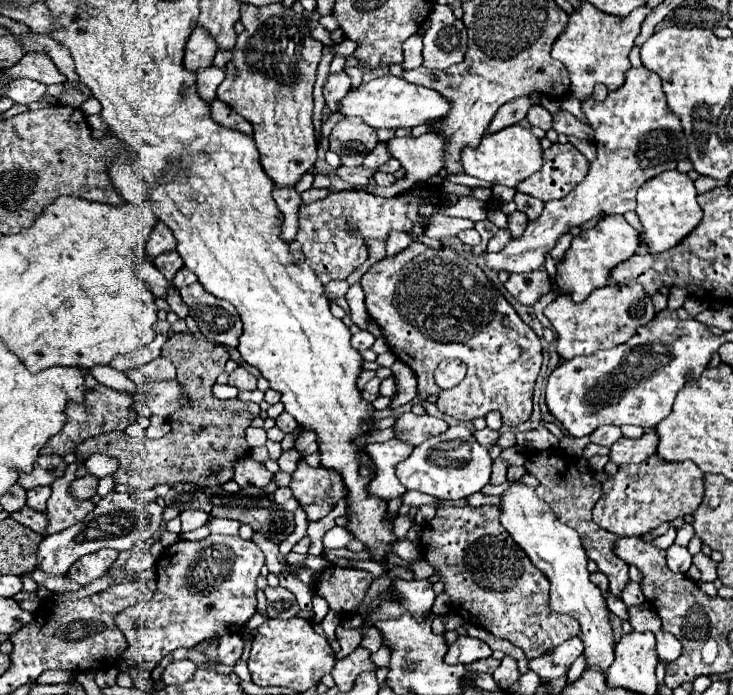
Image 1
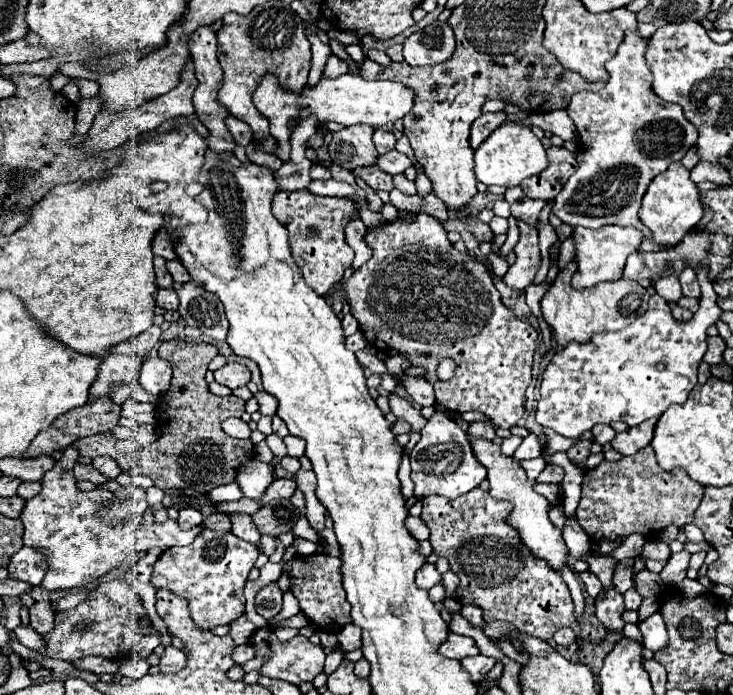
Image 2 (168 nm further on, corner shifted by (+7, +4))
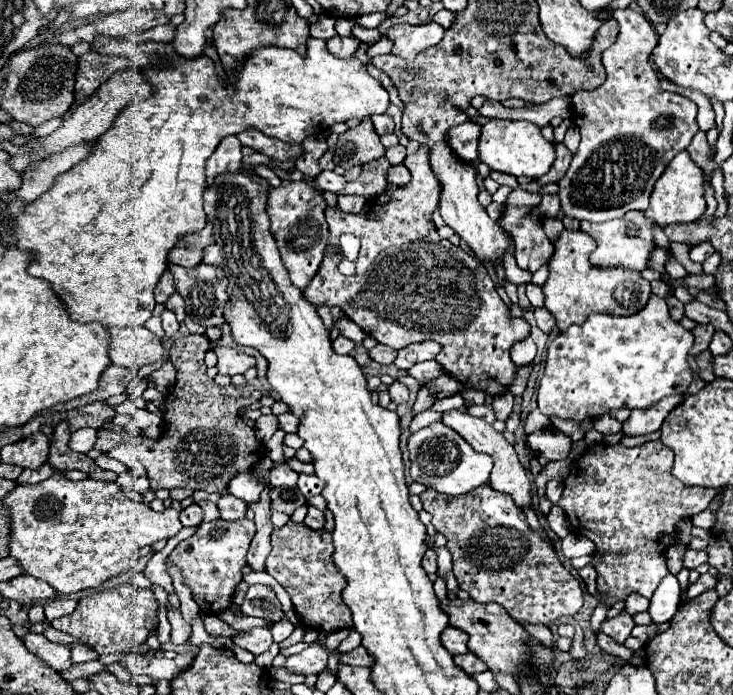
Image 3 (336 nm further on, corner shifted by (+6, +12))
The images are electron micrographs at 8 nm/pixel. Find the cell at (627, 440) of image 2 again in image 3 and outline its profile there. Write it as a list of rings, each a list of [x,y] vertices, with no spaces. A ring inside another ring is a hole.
[[[666,396],[658,404],[646,408],[646,410],[632,410],[630,418],[624,422],[622,432],[626,436],[638,436],[638,434],[650,434],[654,430],[660,430],[664,418],[684,402],[684,396]]]

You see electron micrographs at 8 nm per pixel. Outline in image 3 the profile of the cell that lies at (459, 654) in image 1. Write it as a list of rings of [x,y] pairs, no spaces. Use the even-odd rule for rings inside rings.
[[[448,626],[442,632],[442,646],[450,654],[464,654],[464,652],[468,652],[468,648],[466,648],[466,636],[462,636],[462,632],[458,632],[458,628],[452,628],[452,626]]]

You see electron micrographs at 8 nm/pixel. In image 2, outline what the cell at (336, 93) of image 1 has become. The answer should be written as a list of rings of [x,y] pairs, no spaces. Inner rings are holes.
[[[331,54],[329,60],[327,60],[327,64],[325,64],[323,76],[325,76],[325,78],[337,78],[337,76],[341,76],[341,74],[345,74],[345,72],[347,72],[347,64],[345,64],[341,58],[337,58],[335,54]]]

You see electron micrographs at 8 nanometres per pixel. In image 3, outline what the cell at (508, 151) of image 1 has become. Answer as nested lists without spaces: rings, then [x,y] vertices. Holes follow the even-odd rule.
[[[488,120],[480,130],[478,154],[480,162],[486,162],[492,170],[528,178],[544,176],[556,160],[554,144],[540,134],[540,128],[536,124],[526,120]]]

